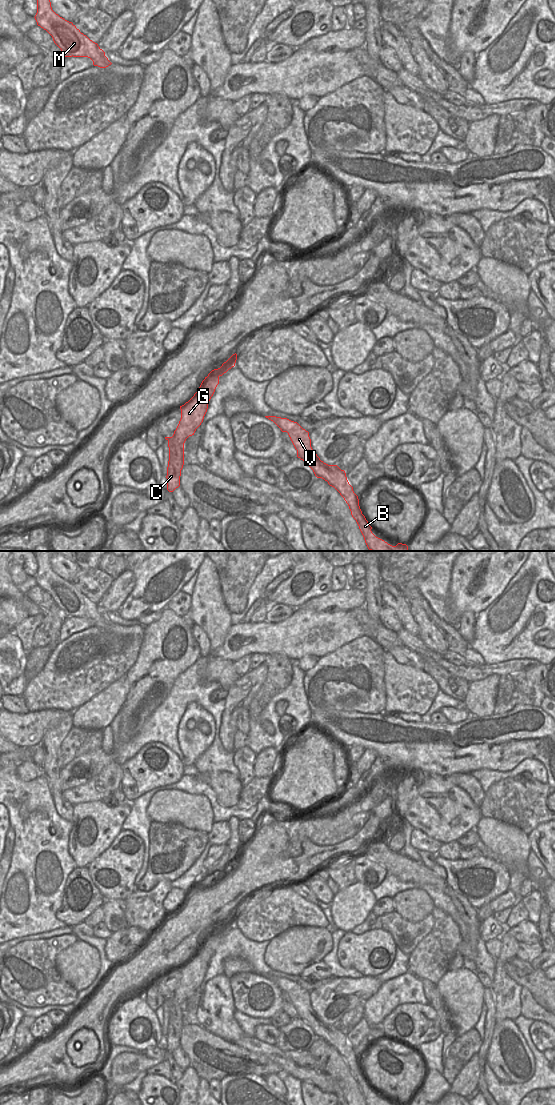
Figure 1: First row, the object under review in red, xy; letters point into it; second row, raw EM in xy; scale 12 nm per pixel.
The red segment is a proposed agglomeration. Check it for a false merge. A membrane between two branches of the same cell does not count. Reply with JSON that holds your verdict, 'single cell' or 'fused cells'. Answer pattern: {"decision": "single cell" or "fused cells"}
{"decision": "fused cells"}

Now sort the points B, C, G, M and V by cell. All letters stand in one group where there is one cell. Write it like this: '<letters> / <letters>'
B G M V / C

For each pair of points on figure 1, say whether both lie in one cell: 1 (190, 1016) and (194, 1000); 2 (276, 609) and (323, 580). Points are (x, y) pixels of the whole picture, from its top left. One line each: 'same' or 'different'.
1: same
2: different

